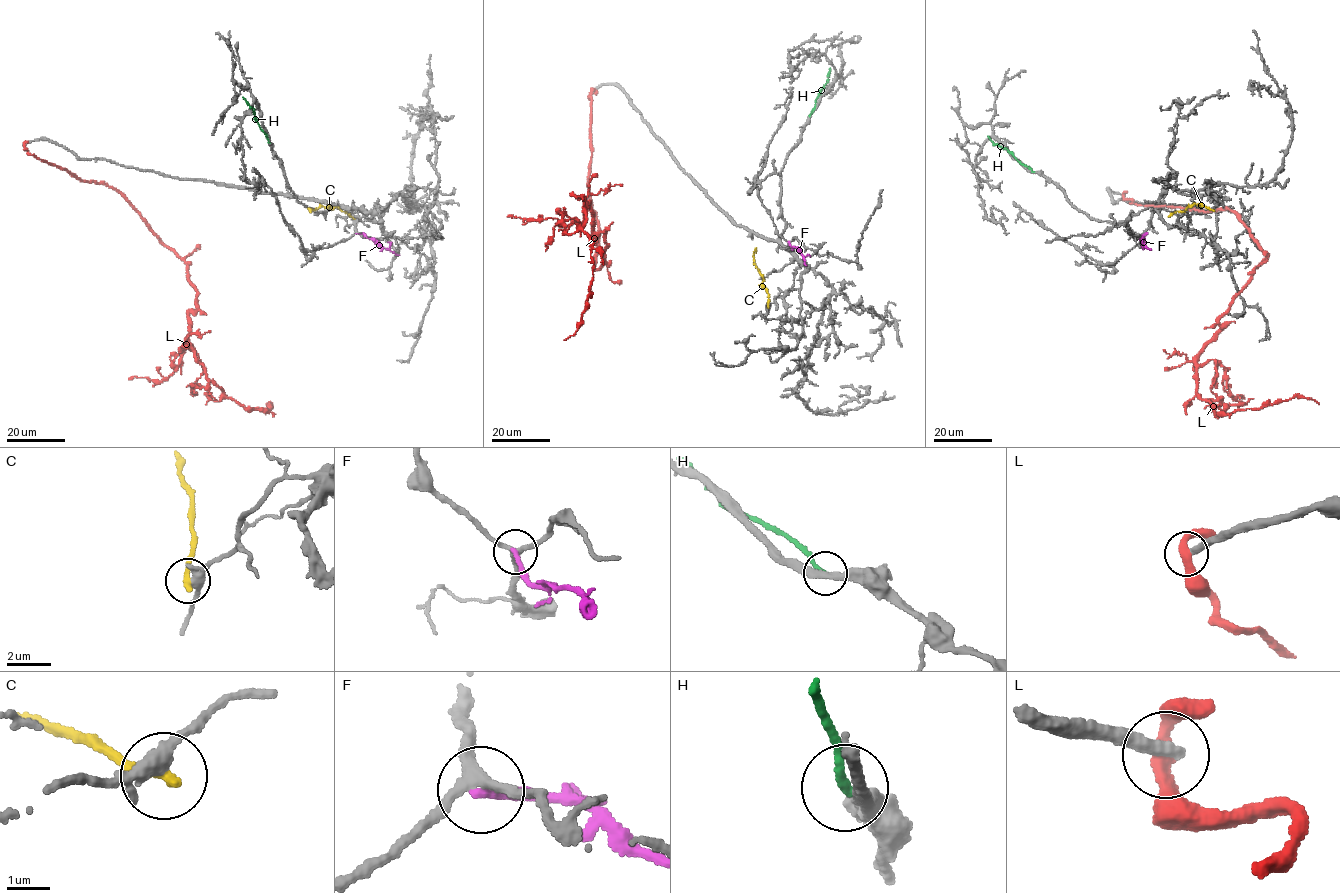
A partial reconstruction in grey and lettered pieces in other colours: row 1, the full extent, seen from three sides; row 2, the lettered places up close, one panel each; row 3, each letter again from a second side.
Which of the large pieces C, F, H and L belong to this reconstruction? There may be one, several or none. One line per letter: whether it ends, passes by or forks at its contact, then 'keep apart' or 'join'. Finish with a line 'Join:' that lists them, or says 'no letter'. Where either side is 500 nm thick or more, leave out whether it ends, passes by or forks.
C: it ends | keep apart
F: it ends | keep apart
H: it ends | keep apart
L: it passes by | keep apart
Join: no letter

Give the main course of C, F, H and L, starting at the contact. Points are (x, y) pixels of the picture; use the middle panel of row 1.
C: (768, 306), (768, 294), (762, 276), (754, 263), (755, 247)
F: (789, 242), (791, 246), (798, 247), (806, 265)
H: (809, 116), (828, 80), (830, 68)
L: (593, 89), (593, 265), (606, 263), (605, 233), (594, 235), (585, 204), (592, 283), (581, 321), (563, 339)

